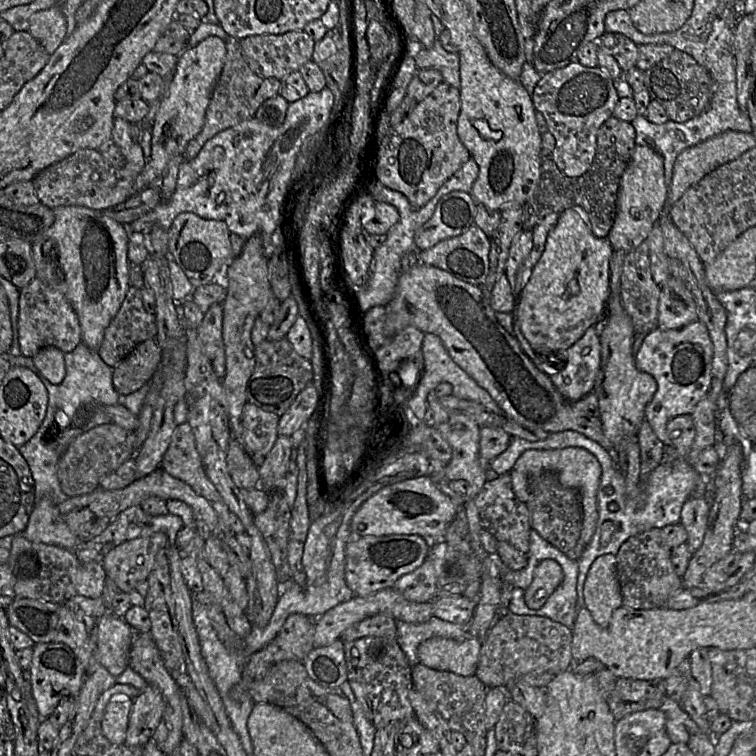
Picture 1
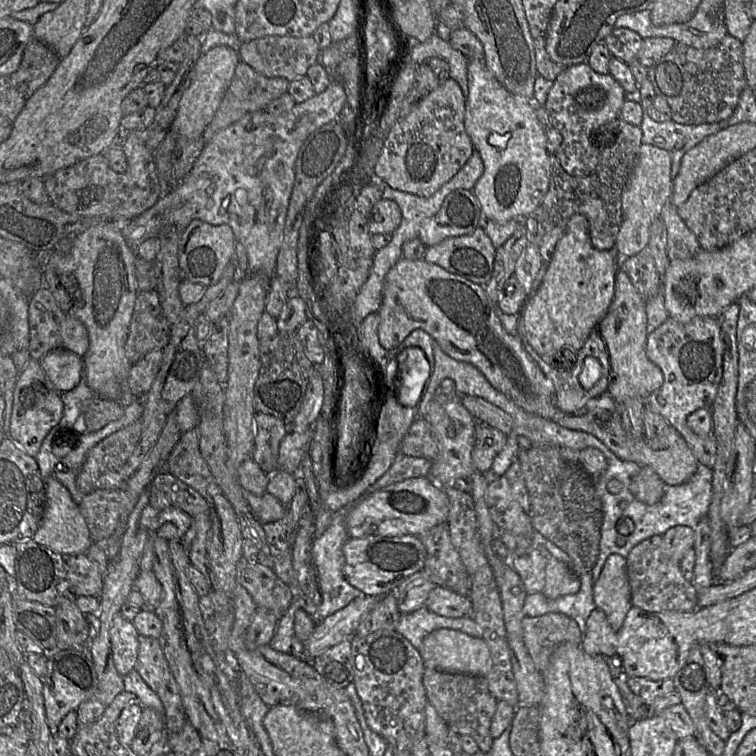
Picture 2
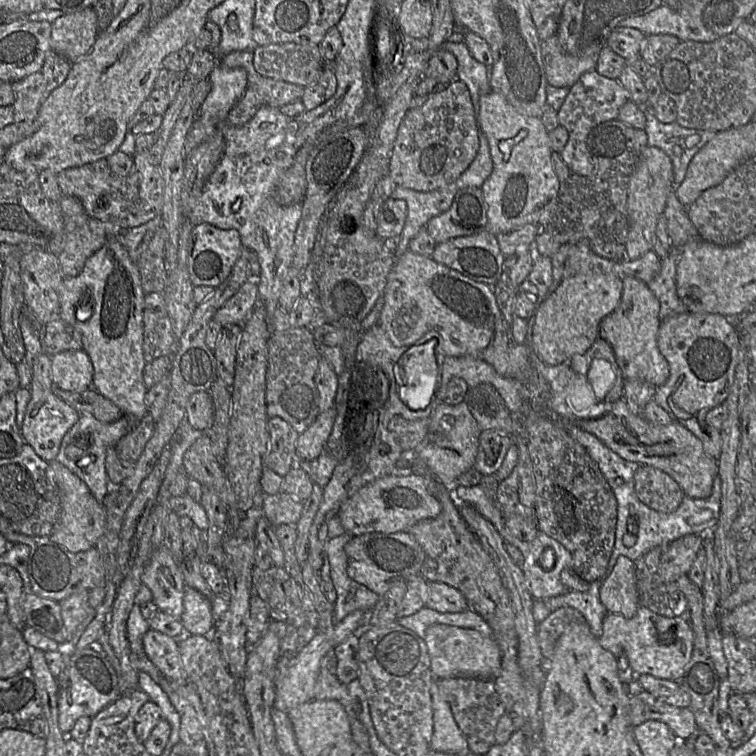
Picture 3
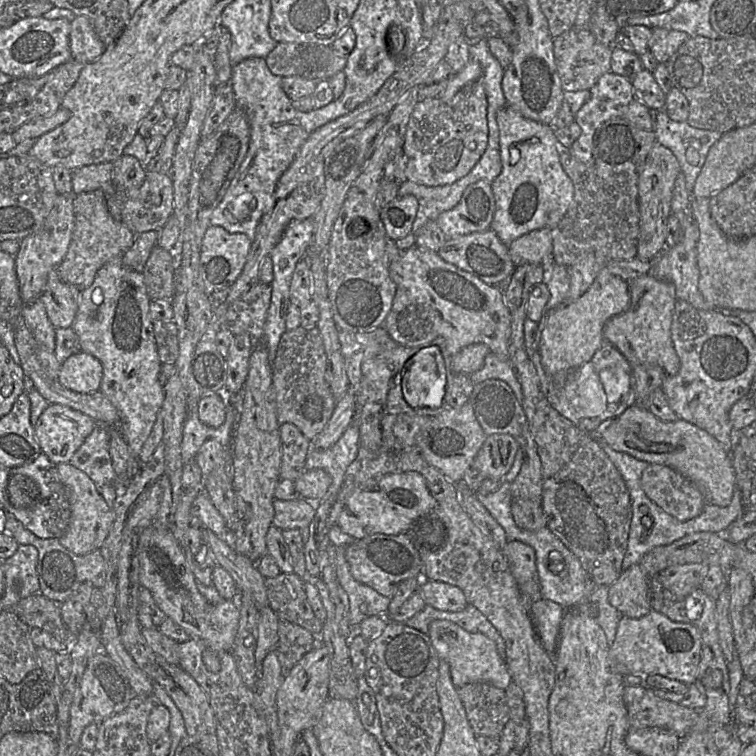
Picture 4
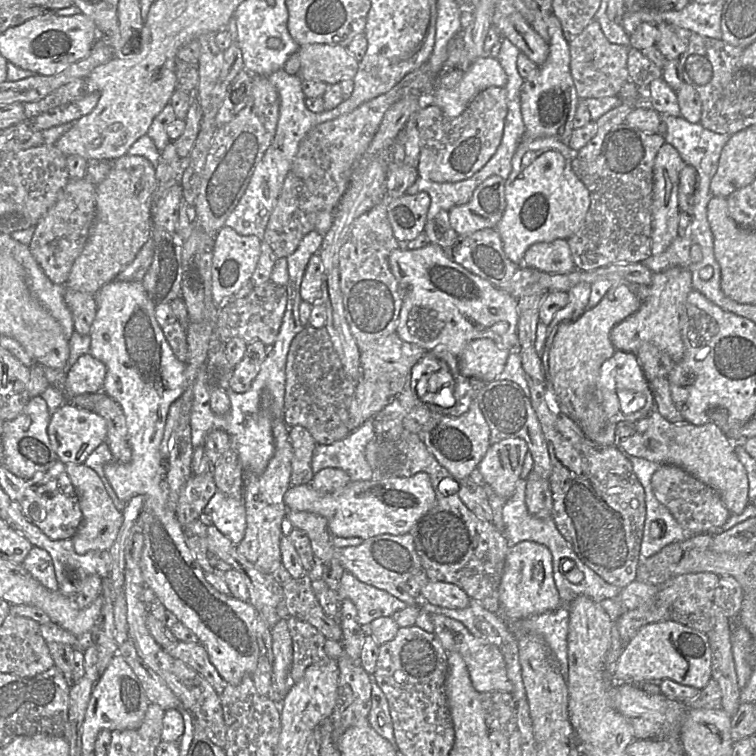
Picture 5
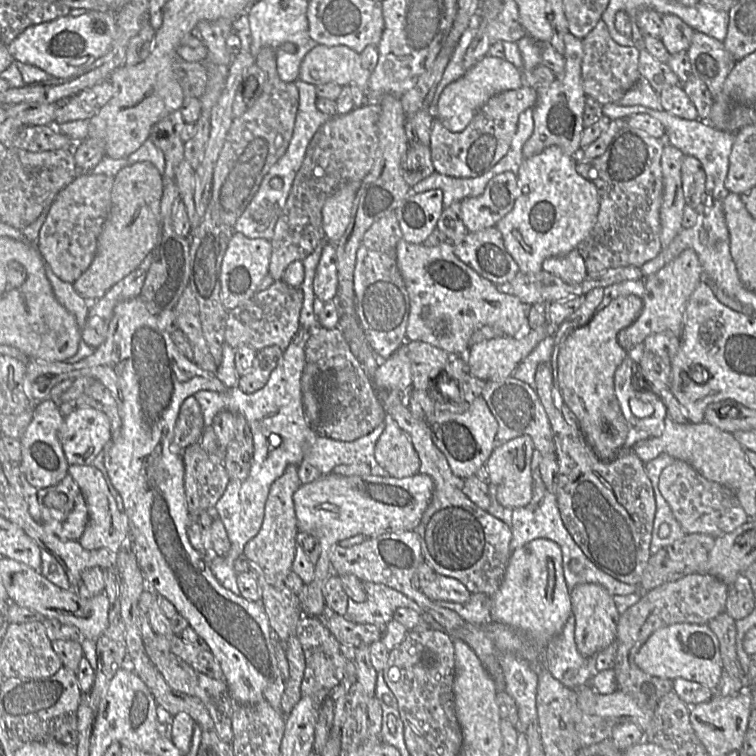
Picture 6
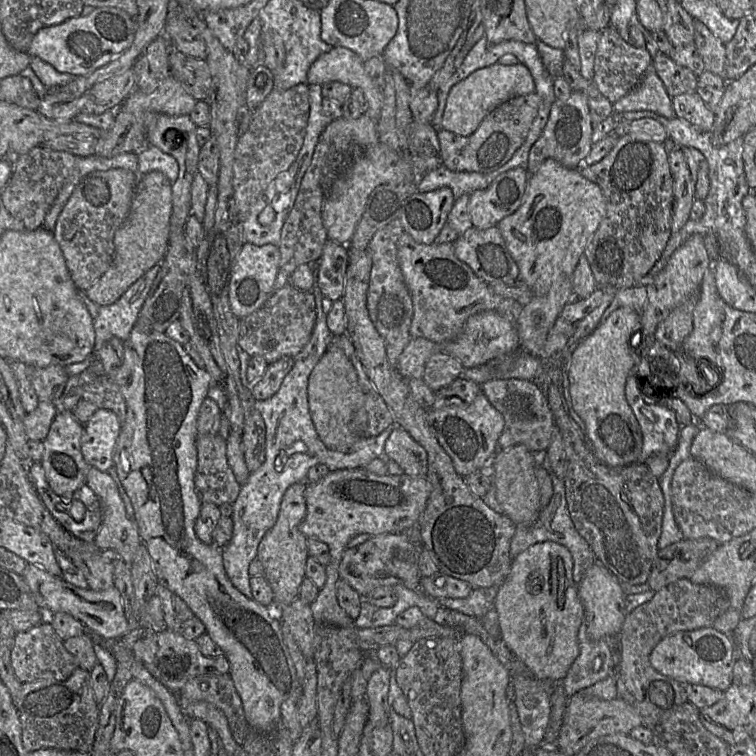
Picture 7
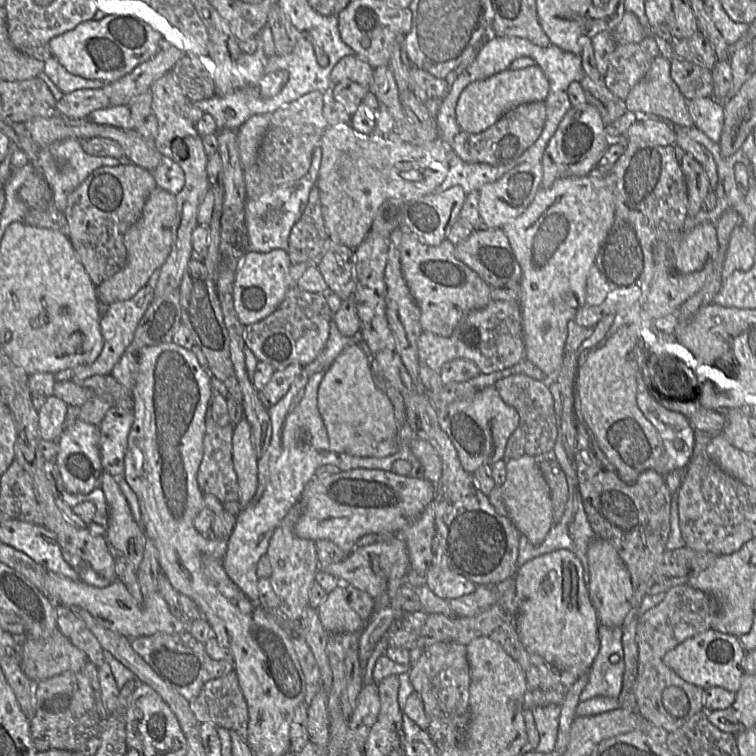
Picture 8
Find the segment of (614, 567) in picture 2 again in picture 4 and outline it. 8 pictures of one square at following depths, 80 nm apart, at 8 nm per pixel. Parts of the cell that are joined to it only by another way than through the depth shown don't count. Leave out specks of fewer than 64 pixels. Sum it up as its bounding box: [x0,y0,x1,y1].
[608,565,652,619]

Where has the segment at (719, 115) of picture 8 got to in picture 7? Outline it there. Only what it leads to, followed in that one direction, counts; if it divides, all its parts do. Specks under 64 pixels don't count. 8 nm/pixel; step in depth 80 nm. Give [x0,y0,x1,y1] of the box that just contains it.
[672,93,714,132]

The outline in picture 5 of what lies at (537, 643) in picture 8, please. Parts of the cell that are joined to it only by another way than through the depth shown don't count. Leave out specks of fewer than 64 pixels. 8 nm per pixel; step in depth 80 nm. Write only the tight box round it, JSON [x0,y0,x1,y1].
[498,541,564,620]

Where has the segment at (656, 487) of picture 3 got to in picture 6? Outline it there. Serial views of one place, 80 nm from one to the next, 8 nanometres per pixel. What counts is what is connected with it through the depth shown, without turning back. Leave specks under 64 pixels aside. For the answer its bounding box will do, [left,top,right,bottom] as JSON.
[658,460,750,538]

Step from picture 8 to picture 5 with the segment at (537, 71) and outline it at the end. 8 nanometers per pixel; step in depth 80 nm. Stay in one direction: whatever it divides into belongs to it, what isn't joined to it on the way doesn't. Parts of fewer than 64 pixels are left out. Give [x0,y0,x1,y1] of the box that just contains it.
[433,57,508,118]

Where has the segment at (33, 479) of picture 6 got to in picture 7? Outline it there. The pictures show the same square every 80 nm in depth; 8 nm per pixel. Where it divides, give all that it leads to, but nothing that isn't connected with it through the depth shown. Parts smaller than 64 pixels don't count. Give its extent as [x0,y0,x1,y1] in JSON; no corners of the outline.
[39,408,91,498]

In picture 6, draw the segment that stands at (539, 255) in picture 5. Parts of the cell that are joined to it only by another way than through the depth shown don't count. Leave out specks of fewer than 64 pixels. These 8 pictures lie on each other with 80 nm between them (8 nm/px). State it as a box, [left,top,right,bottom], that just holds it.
[542,249,588,284]

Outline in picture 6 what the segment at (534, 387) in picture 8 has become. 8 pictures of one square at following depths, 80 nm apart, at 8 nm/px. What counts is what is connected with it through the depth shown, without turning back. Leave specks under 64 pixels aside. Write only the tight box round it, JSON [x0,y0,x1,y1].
[481,377,554,457]

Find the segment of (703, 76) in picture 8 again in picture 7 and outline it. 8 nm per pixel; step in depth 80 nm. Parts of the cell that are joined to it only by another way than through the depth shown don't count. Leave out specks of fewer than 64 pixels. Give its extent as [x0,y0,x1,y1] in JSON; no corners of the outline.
[652,56,699,97]

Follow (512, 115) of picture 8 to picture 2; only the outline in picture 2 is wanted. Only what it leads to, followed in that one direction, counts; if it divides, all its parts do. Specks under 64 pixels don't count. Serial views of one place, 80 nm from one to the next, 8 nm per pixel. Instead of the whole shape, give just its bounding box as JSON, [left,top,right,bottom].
[374,78,475,197]

